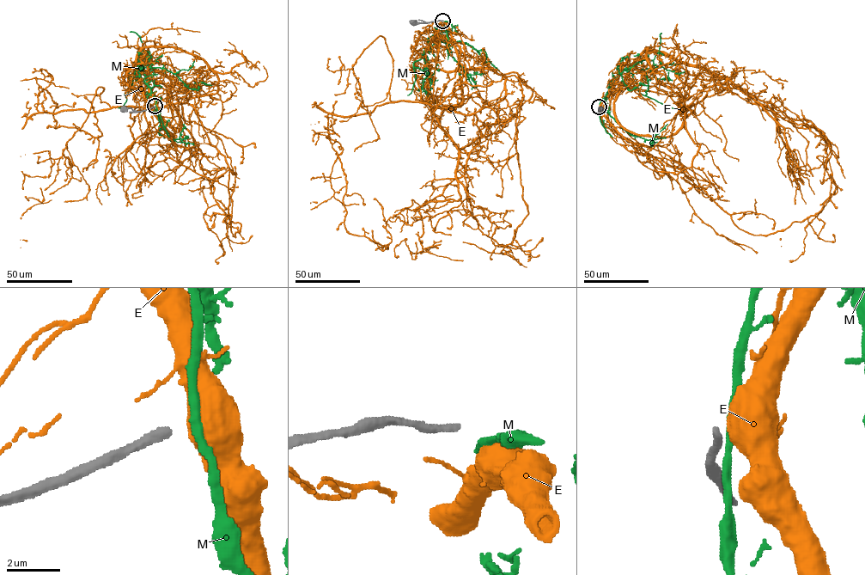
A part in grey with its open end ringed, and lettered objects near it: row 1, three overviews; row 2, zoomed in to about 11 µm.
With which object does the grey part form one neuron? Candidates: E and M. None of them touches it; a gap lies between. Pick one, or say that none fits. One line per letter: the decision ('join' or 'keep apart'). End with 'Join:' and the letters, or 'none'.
E: keep apart
M: keep apart
Join: none

